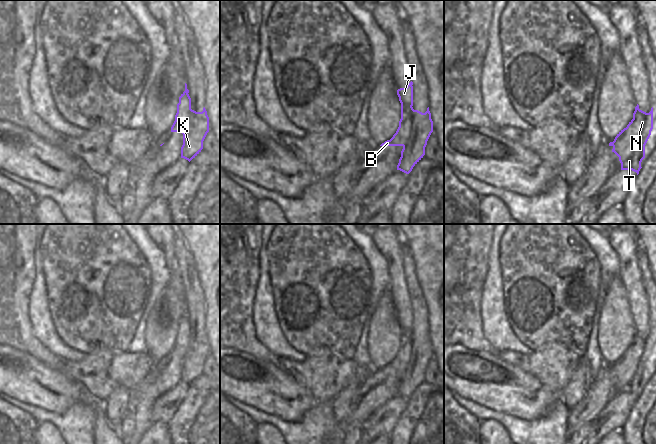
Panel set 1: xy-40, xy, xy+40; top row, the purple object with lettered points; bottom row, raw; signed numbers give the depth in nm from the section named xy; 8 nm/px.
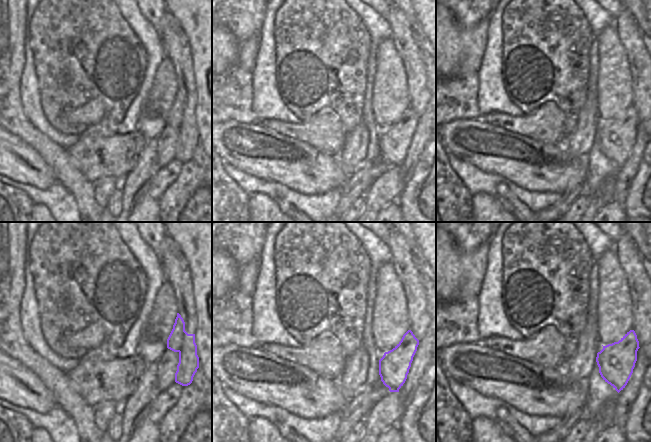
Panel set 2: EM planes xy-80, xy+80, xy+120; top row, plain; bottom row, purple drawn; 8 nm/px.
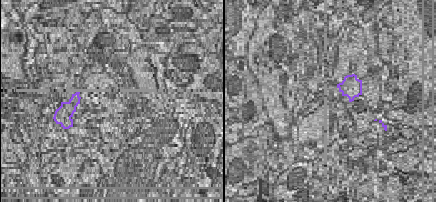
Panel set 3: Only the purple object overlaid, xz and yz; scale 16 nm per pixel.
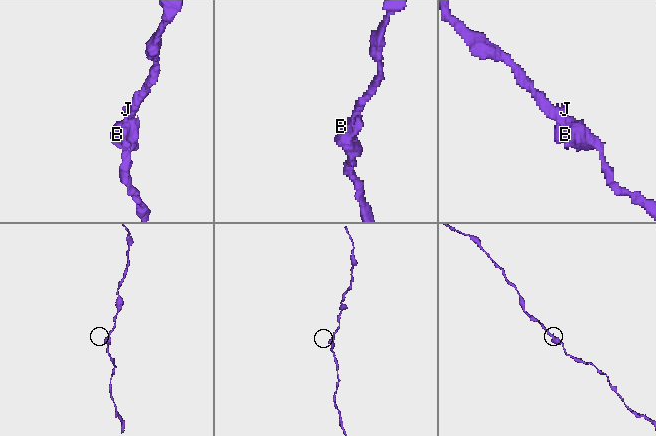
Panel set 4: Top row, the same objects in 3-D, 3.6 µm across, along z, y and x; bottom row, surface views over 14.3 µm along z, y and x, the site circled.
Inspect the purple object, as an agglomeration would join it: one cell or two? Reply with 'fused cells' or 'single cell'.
single cell

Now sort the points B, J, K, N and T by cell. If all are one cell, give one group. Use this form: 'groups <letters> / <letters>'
groups B J K N T

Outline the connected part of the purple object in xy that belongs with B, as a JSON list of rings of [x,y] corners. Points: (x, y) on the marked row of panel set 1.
[[[413,82],[397,90],[401,103],[401,119],[396,133],[380,146],[402,146],[397,170],[409,174],[425,155],[427,141],[433,132],[429,107],[425,113],[413,109]]]

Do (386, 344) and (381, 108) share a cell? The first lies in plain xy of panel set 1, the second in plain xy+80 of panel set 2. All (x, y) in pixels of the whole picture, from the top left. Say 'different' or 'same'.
same

